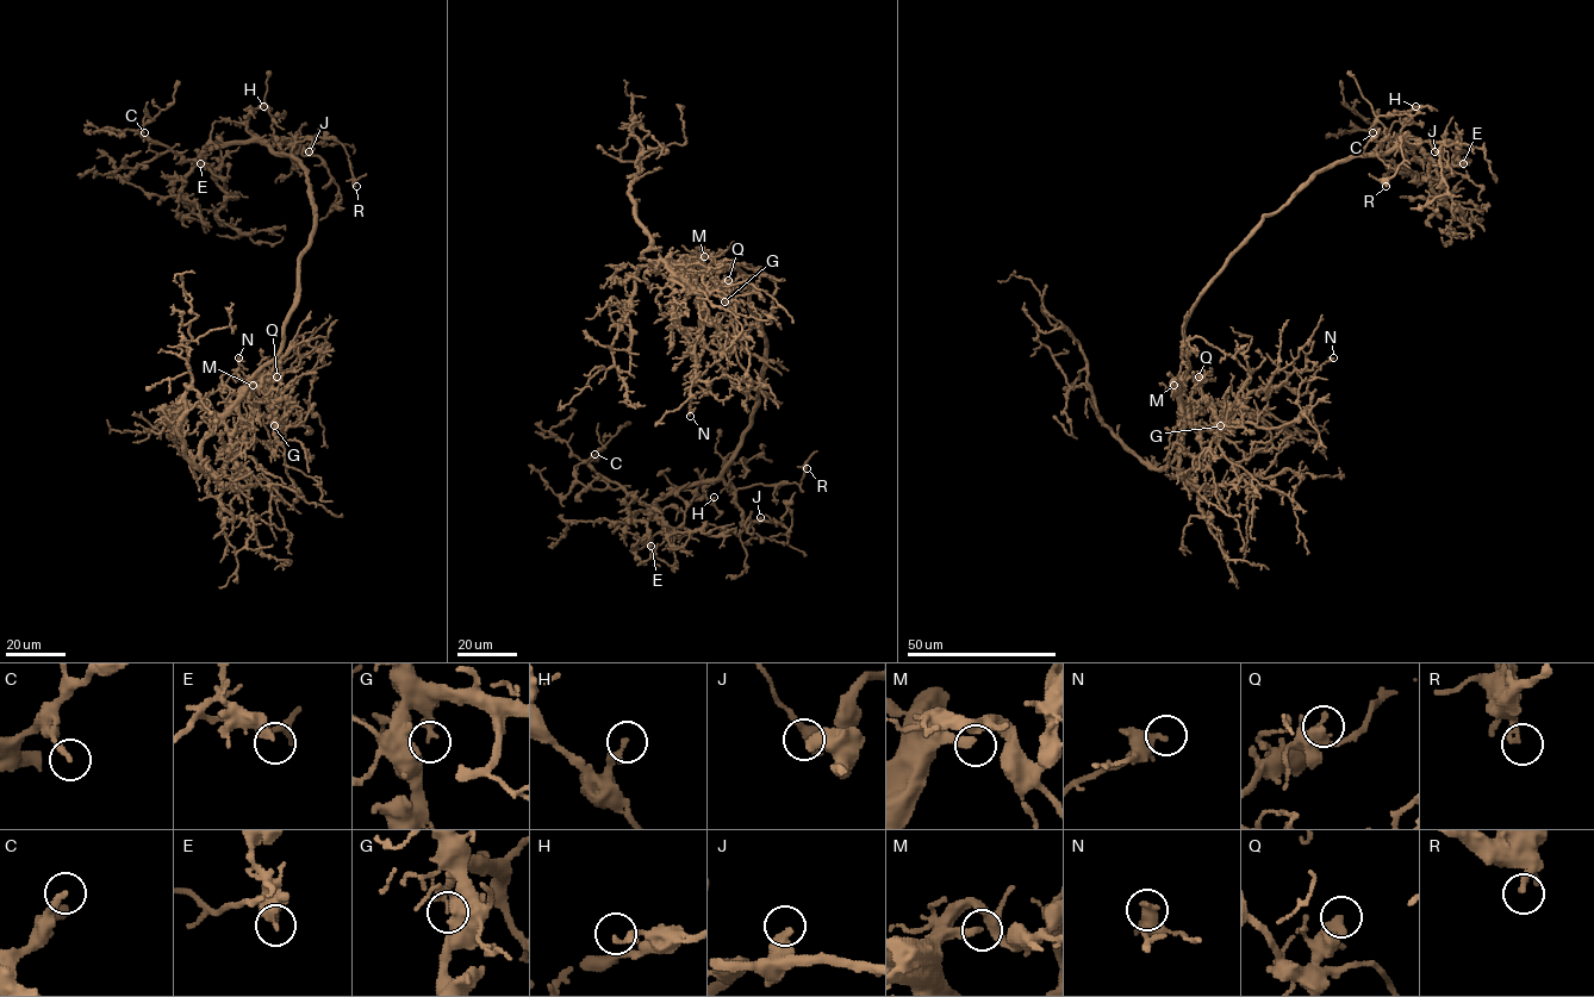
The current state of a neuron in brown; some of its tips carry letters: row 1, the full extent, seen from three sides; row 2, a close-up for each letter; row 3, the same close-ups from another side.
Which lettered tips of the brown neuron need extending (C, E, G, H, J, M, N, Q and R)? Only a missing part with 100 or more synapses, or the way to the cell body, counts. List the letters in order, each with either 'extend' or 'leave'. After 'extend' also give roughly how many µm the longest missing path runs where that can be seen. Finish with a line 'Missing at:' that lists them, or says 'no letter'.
C: leave
E: leave
G: leave
H: leave
J: leave
M: extend; about 100 µm are missing
N: leave
Q: leave
R: leave
Missing at: M

